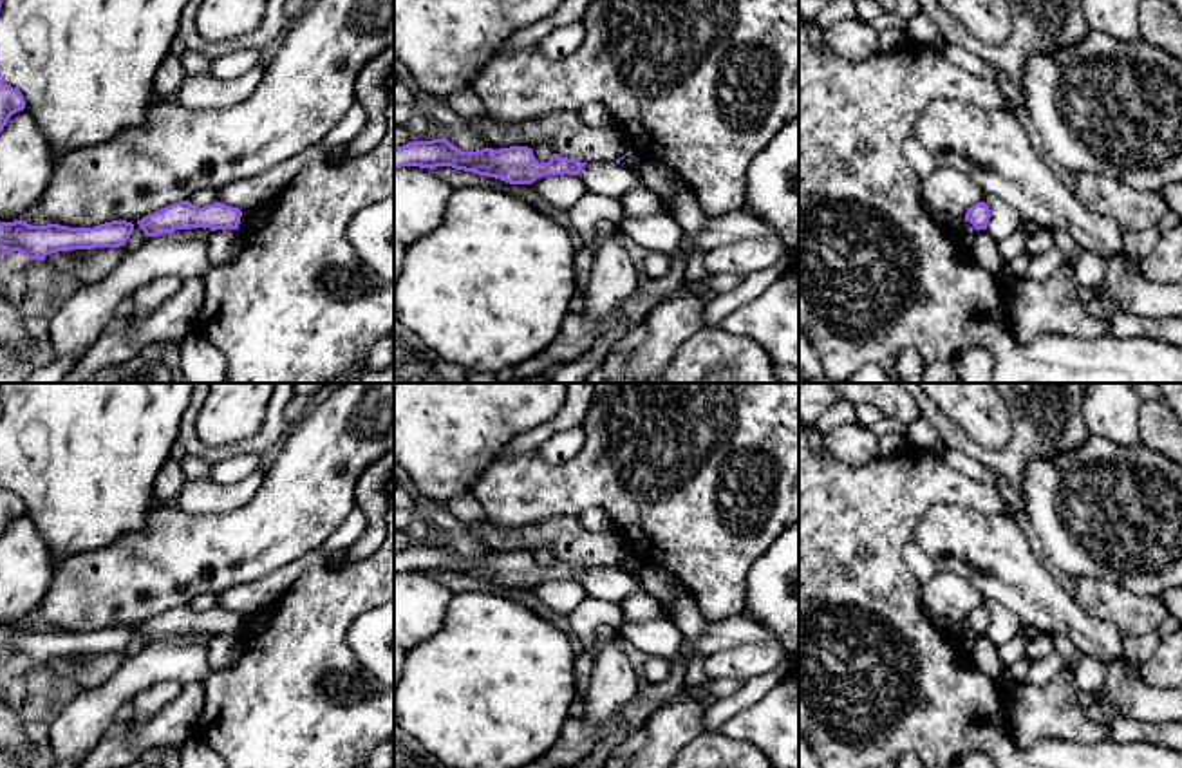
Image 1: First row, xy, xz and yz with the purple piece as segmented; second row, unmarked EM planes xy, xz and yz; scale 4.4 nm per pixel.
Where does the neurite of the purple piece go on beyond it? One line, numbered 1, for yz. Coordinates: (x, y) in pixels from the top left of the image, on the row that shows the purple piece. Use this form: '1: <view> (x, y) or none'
1: none

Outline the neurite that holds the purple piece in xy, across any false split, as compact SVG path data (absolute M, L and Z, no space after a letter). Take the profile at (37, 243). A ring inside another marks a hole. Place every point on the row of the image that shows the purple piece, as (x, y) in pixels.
M23 220L0 222L0 255L20 251L27 258L45 260L47 255L70 249L119 248L134 231L127 220L112 220L94 228L60 224L31 226Z

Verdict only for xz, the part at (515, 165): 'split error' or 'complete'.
complete

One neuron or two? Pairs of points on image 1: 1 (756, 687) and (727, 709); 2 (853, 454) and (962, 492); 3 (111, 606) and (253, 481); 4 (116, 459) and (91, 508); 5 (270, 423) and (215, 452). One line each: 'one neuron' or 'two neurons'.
1: one neuron
2: two neurons
3: two neurons
4: one neuron
5: one neuron

